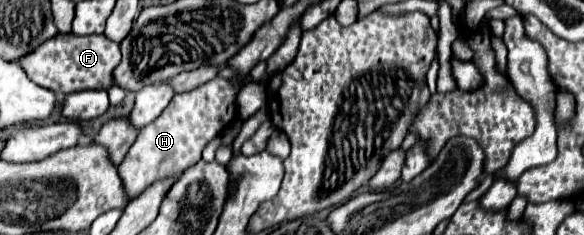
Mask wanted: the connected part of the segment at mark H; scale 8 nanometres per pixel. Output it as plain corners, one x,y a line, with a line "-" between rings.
216,77
198,89
178,93
166,111
160,113
150,125
146,125
136,143
126,153
124,161
118,167
122,175
126,193
134,199
140,191
144,191
150,183
170,177
174,173
182,173
184,169
196,165
200,161
202,149
218,137
236,117
236,93
238,87
222,77

